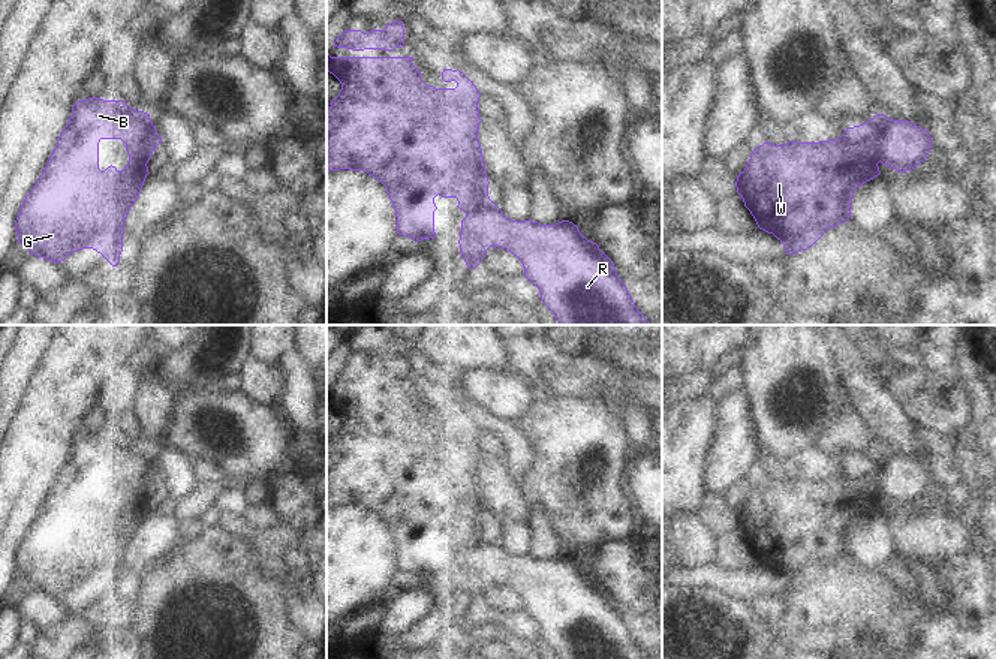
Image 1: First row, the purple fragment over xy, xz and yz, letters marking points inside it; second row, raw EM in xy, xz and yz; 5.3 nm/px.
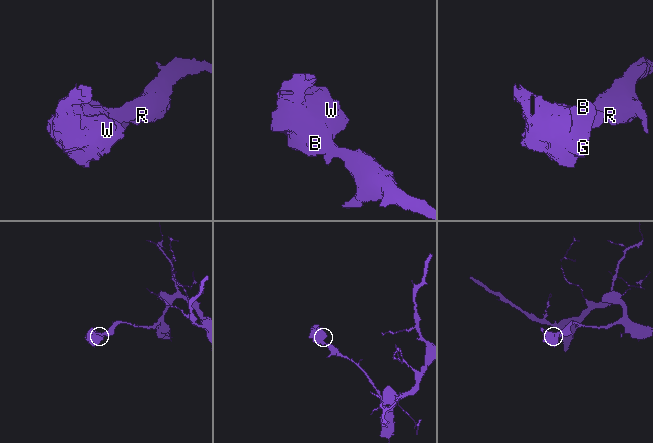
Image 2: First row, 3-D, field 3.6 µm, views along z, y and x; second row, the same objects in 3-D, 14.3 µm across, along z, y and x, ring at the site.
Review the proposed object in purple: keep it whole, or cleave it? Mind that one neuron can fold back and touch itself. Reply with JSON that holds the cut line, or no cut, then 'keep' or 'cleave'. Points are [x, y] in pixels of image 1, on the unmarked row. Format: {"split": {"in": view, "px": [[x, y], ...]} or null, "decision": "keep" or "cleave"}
{"split": {"in": "yz", "px": [[888, 454], [888, 462], [878, 475], [878, 496]]}, "decision": "cleave"}

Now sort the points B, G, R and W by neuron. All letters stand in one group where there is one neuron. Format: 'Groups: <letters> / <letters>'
Groups: B G W / R

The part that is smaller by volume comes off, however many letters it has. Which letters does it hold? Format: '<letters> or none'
B, G, W

